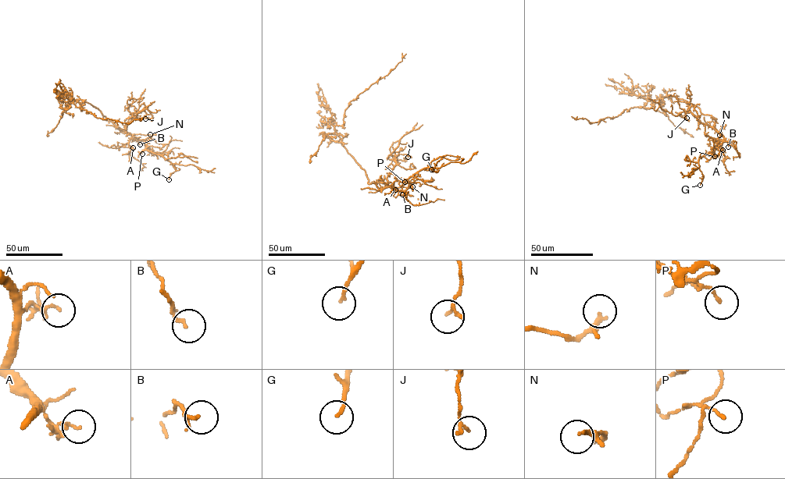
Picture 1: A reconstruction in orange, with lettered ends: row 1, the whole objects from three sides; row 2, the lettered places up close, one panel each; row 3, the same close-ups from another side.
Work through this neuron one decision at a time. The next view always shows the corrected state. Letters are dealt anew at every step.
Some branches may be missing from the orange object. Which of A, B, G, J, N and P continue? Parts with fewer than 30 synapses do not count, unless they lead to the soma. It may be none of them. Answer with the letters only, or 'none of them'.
none of them

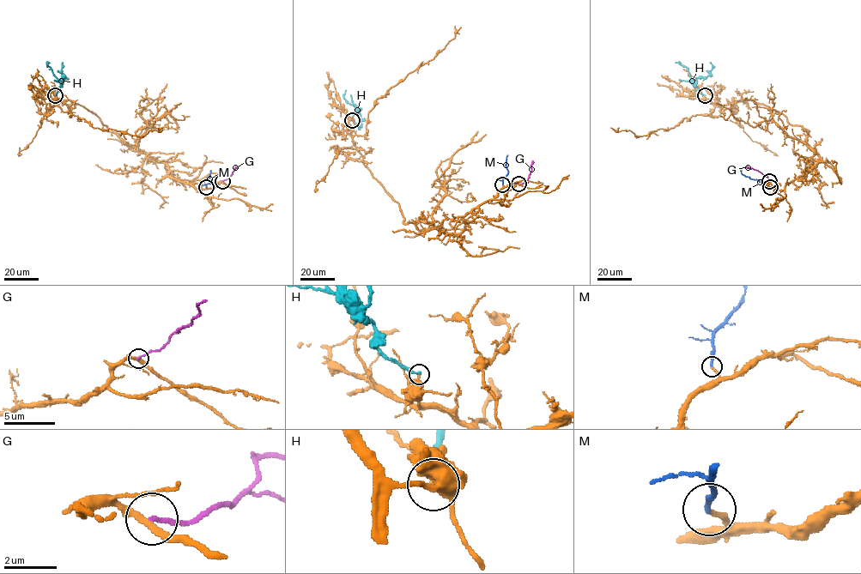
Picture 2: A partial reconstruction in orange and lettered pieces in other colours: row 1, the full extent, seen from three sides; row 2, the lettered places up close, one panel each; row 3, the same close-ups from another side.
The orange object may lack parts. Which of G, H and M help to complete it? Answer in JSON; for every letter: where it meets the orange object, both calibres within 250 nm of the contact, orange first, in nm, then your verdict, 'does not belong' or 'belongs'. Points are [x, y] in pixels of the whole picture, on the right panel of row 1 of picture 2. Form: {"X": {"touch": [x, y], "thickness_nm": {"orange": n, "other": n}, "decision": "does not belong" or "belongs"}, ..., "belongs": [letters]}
{"G": {"touch": [769, 181], "thickness_nm": {"orange": 260, "other": 160}, "decision": "does not belong"}, "H": {"touch": [705, 95], "thickness_nm": {"orange": 220, "other": 280}, "decision": "does not belong"}, "M": {"touch": [770, 187], "thickness_nm": {"orange": 190, "other": 180}, "decision": "belongs"}, "belongs": ["M"]}

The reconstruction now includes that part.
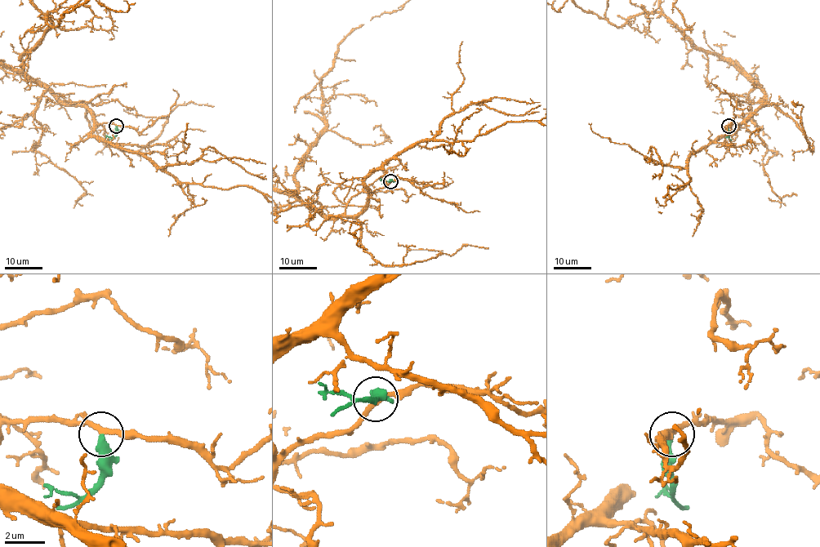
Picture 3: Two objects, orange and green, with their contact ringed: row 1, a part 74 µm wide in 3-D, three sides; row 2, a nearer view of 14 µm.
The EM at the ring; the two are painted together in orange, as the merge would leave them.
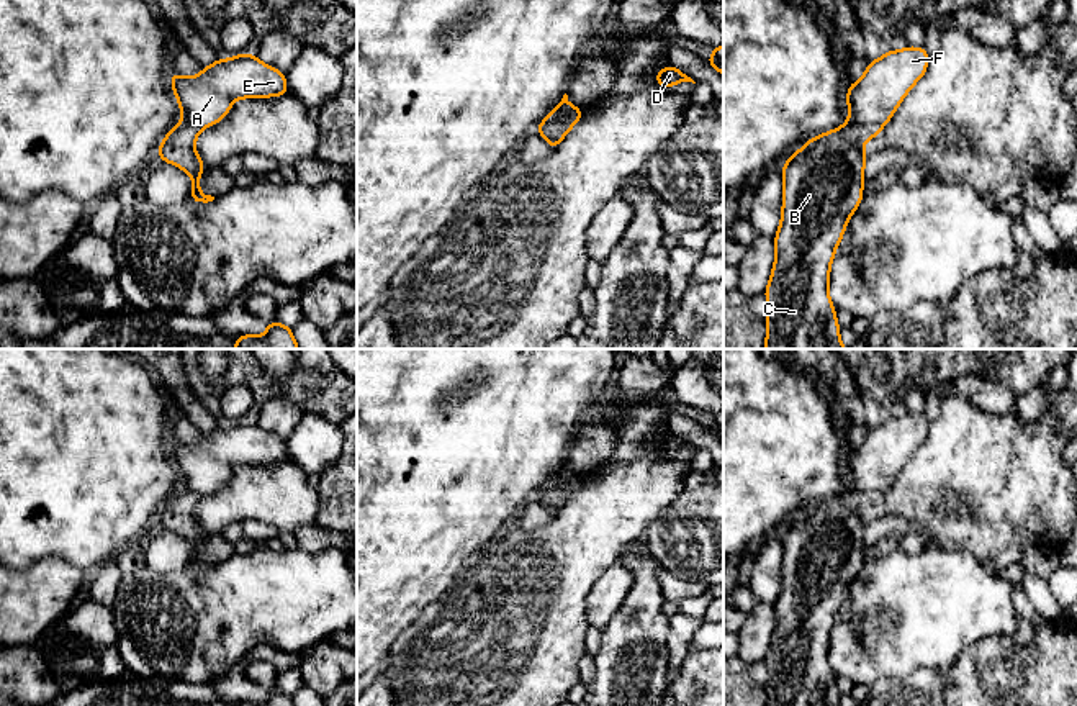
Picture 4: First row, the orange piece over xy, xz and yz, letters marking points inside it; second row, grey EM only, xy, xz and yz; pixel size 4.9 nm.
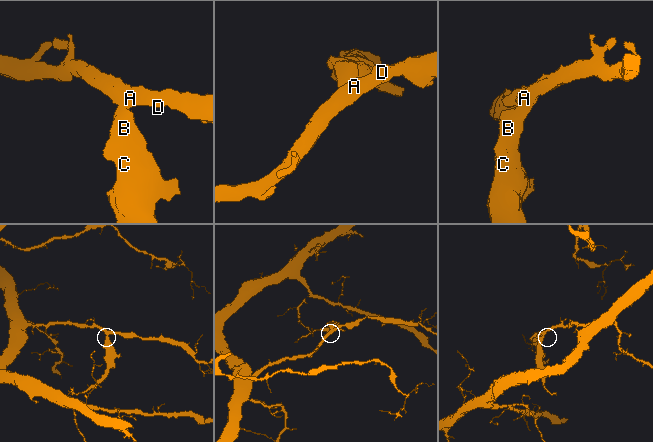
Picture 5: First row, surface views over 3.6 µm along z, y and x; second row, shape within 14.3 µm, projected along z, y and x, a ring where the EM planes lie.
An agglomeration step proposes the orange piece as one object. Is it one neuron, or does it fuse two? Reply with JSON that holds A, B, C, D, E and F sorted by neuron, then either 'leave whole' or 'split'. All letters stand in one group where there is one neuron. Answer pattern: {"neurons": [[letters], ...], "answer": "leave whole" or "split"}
{"neurons": [["A", "D", "E", "F"], ["B", "C"]], "answer": "split"}

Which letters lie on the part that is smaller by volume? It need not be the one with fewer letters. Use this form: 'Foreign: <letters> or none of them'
Foreign: B, C

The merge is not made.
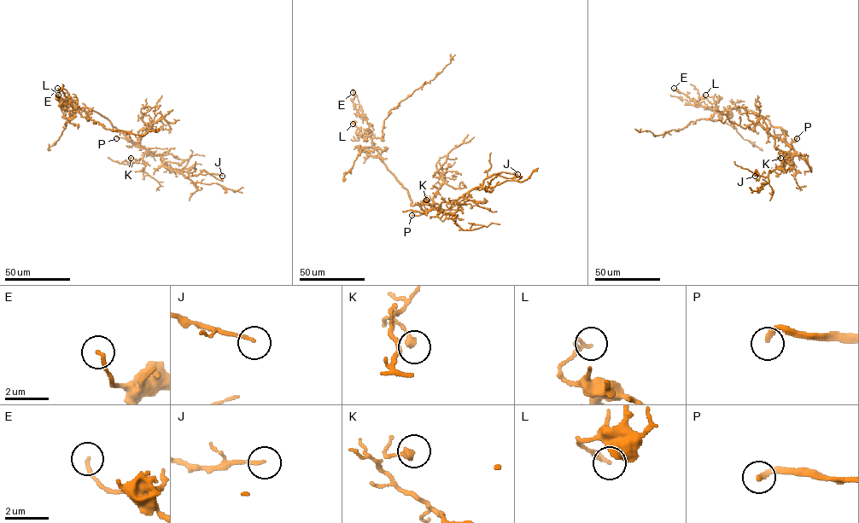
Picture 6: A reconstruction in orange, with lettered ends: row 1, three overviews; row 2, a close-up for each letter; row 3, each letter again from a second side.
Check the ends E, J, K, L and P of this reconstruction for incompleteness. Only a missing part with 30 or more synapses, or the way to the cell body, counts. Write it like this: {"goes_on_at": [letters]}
{"goes_on_at": ["P"]}

